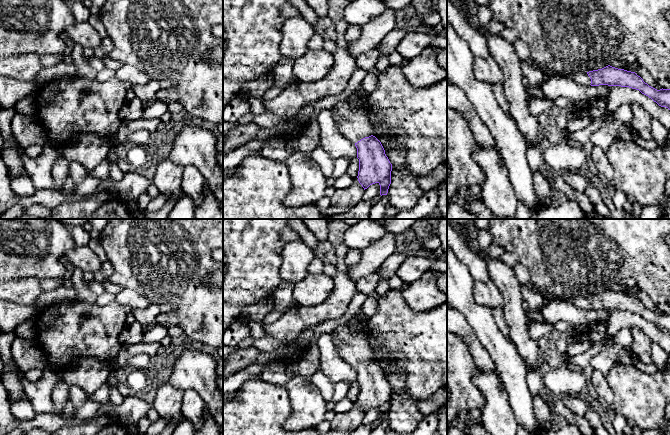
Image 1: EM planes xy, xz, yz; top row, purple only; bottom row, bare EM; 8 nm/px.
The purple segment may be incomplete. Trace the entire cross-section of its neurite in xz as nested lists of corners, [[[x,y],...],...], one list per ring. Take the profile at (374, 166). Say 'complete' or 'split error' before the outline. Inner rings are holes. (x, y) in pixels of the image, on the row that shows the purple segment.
split error; [[[355,90],[346,100],[349,115],[338,124],[340,133],[357,148],[359,159],[358,181],[367,189],[370,185],[380,185],[380,195],[387,195],[391,184],[392,164],[385,154],[381,142],[372,135],[372,125]]]

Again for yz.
split error; [[[608,65],[602,69],[589,72],[563,72],[561,75],[568,76],[581,85],[608,85],[636,89],[651,98],[659,106],[670,110],[670,89],[657,90],[645,83],[635,72]]]

